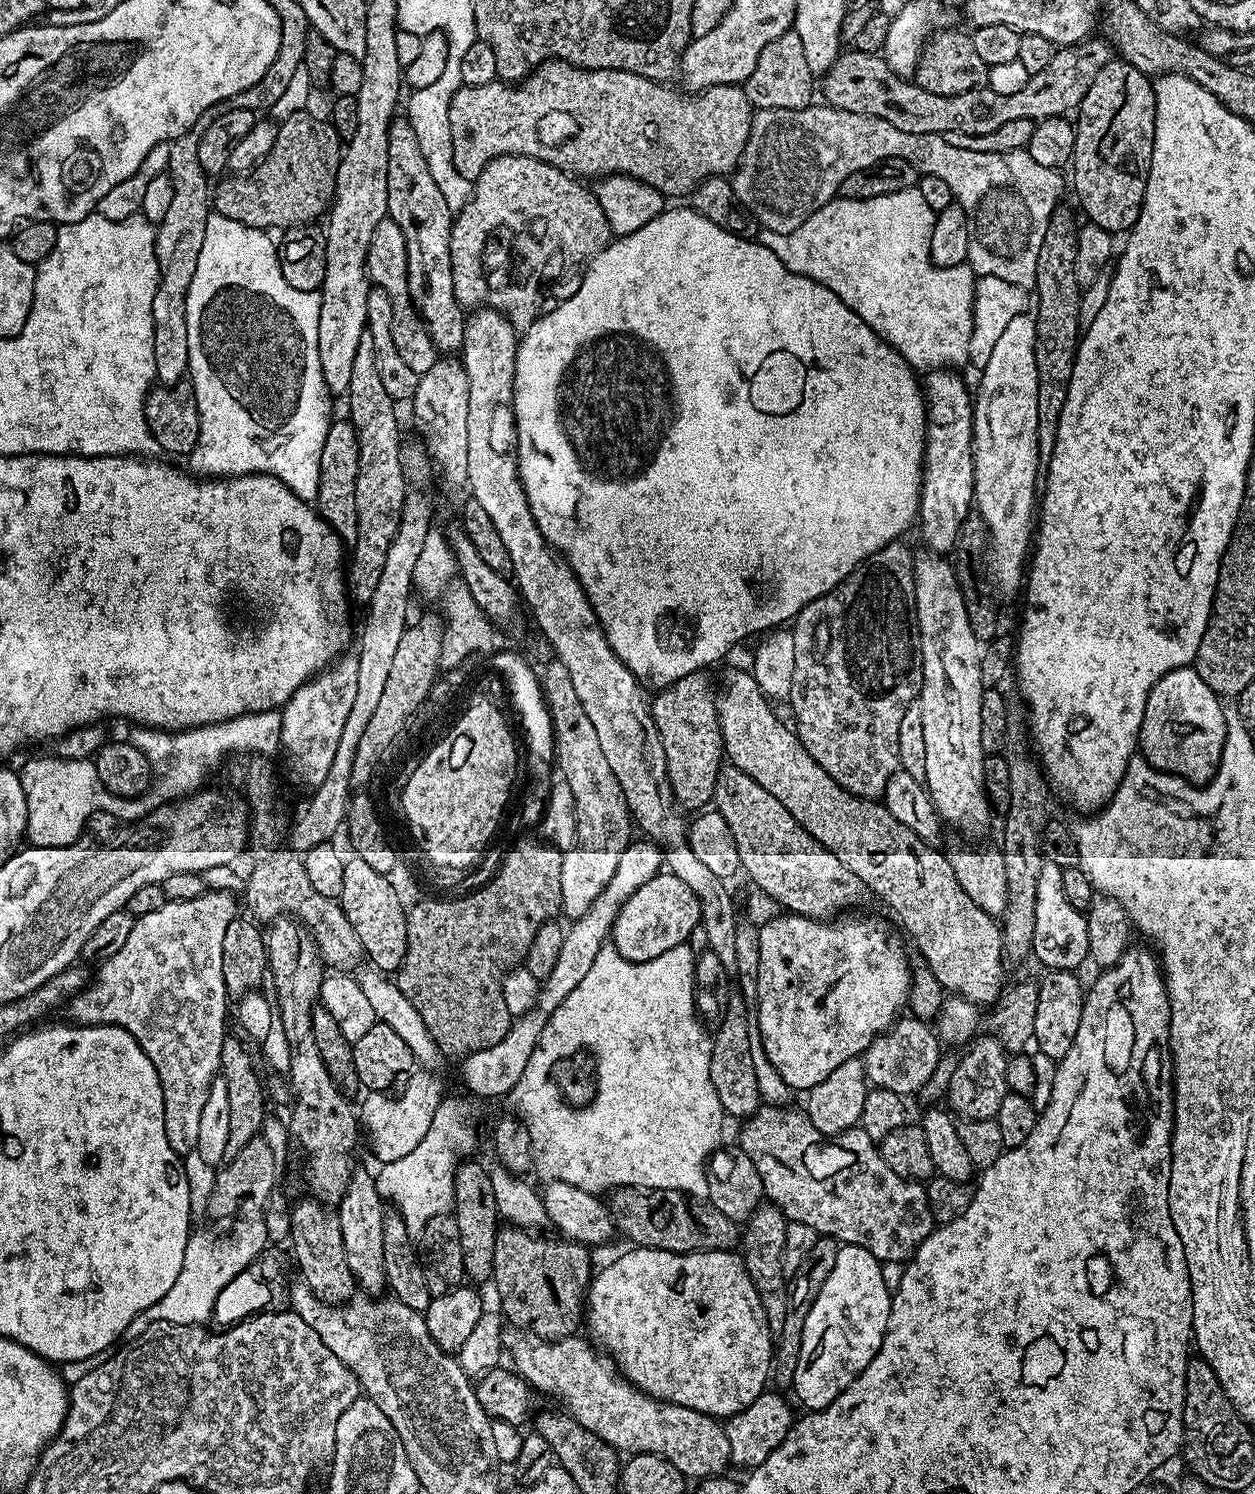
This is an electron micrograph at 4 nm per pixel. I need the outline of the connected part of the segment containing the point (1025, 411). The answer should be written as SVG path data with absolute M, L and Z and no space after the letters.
M1021 314L1010 318L1006 330L1002 330L990 358L979 373L980 389L974 392L972 409L972 461L976 494L975 511L986 522L988 542L984 564L988 567L988 580L1004 596L1012 596L1026 584L1026 565L1034 544L1034 513L1038 497L1034 492L1034 478L1038 474L1038 366L1034 366L1034 342L1036 321L1031 315Z

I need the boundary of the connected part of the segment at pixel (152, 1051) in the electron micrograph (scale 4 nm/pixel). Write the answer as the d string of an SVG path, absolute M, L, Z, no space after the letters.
M205 890L198 898L190 898L190 902L170 900L154 910L154 914L139 917L122 950L103 961L88 987L66 1005L75 1023L117 1024L142 1046L162 1082L166 1142L181 1158L196 1151L206 1094L220 1070L222 1042L226 1039L224 1019L230 1016L230 997L222 978L222 938L226 938L226 930L238 916L235 898L228 890Z

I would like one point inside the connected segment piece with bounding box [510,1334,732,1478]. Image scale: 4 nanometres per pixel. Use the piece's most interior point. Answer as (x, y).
(599, 1397)

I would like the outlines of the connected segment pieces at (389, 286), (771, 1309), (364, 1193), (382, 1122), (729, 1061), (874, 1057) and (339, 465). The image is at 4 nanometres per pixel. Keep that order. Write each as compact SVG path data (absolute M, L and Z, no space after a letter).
M390 218L378 222L378 226L374 230L374 238L370 238L366 268L369 281L375 287L386 290L386 294L390 294L394 314L392 337L394 346L398 346L398 354L405 360L406 366L410 366L410 370L418 373L430 370L438 359L438 352L432 343L432 336L429 334L427 326L420 319L416 307L412 305L412 299L408 296L406 238L402 238L402 230L398 226L398 222L394 222Z
M762 1202L742 1228L742 1259L750 1274L750 1282L754 1282L754 1290L758 1290L758 1298L762 1298L762 1310L766 1314L768 1328L773 1334L780 1333L786 1322L790 1280L784 1274L784 1251L786 1226L789 1223L779 1206L771 1202Z
M357 1167L348 1179L348 1185L338 1205L342 1246L346 1246L346 1262L354 1274L359 1291L375 1297L379 1297L386 1288L382 1250L385 1209L386 1201L378 1190L375 1175L371 1171L368 1173L366 1169Z
M413 1071L407 1077L408 1085L400 1097L392 1096L388 1092L368 1092L364 1105L358 1108L358 1116L362 1121L362 1128L368 1131L368 1140L376 1151L381 1165L398 1162L398 1158L406 1158L422 1138L426 1138L426 1130L430 1130L430 1122L434 1118L436 1108L442 1099L440 1084L431 1076L431 1071Z
M729 995L724 1006L720 1025L711 1033L710 1082L714 1082L714 1094L718 1094L718 1102L722 1102L725 1117L747 1118L762 1106L758 1077L754 1074L754 1061L750 1055L750 1030L754 1024L750 1019L750 1006L743 996Z
M904 1014L870 1042L870 1046L862 1054L864 1075L869 1085L886 1090L894 1090L894 1094L908 1098L911 1092L919 1093L930 1082L930 1074L942 1059L942 1045L931 1023L918 1019L917 1016Z
M333 419L326 430L326 442L322 442L322 458L318 470L318 494L314 507L320 517L332 527L341 541L352 542L356 538L358 506L354 502L354 486L358 478L358 434L347 419Z

